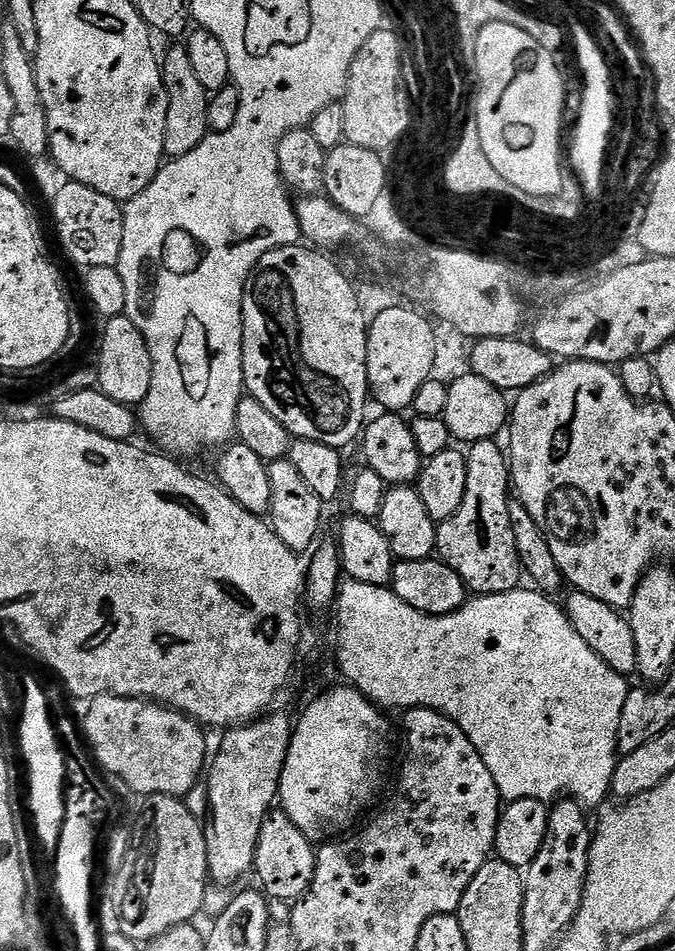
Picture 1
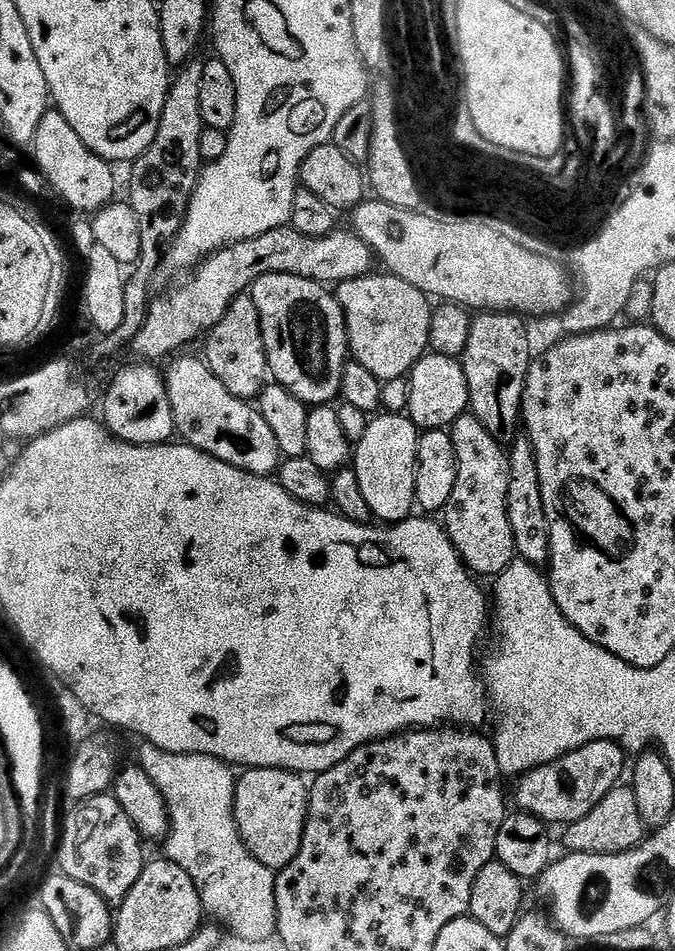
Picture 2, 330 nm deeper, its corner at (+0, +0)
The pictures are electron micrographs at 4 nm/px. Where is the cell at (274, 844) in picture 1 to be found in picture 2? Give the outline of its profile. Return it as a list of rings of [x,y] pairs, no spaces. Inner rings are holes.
[[[249,768],[237,779],[233,813],[246,849],[273,870],[290,866],[298,858],[308,817],[310,788],[295,772],[281,768]]]

